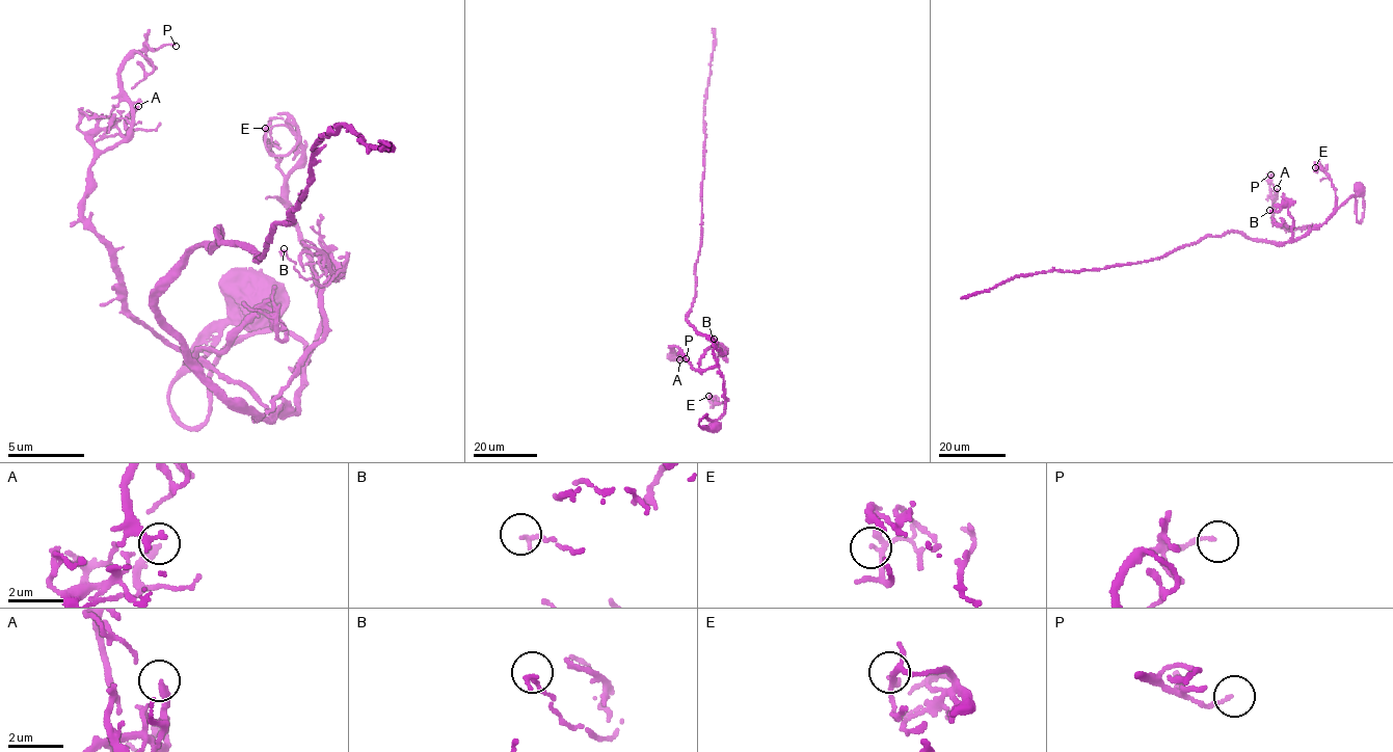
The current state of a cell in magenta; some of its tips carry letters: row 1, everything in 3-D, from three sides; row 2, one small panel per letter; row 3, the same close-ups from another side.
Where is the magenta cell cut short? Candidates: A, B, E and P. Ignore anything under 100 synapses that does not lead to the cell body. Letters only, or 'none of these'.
none of these

